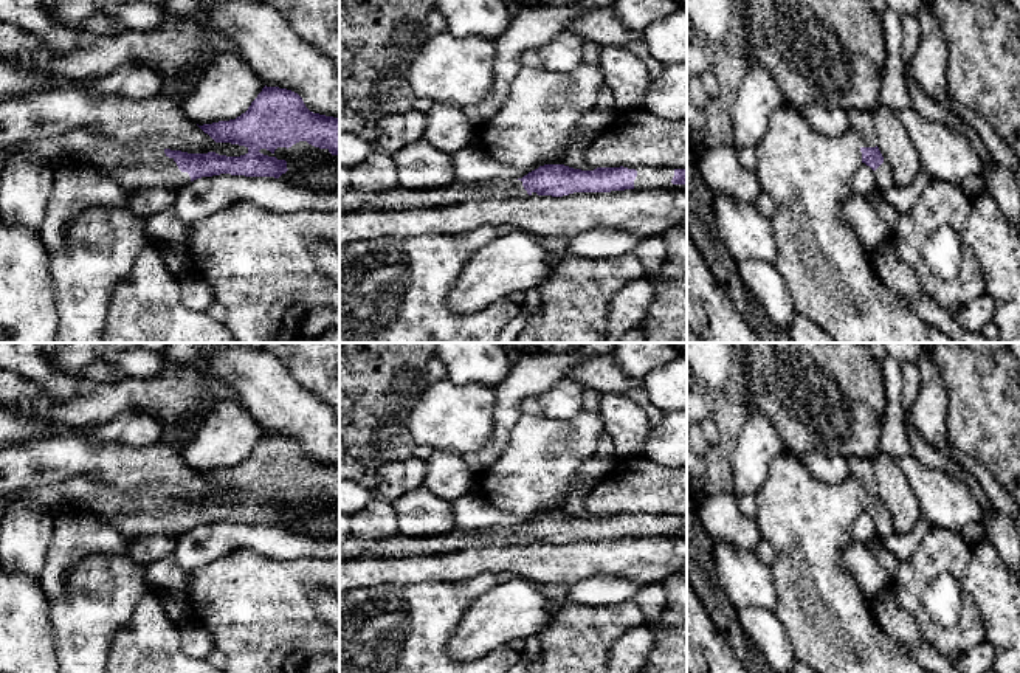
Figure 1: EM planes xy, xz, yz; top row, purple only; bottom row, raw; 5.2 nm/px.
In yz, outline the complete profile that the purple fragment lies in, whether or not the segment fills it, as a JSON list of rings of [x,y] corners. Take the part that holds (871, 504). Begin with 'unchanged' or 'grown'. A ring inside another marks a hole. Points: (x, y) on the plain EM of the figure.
grown | [[[851,456],[848,461],[849,475],[854,476],[862,485],[862,510],[873,516],[876,524],[876,535],[882,540],[894,532],[891,515],[882,504],[877,487],[873,457]]]

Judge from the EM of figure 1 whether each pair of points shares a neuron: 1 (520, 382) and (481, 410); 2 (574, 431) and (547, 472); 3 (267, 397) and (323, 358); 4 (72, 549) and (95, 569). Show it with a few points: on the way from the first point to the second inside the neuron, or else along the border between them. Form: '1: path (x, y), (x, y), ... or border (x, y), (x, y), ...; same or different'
1: border (496, 389), (493, 431), (490, 434); different
2: path (568, 441), (547, 462); same
3: border (276, 358), (303, 386), (323, 400); different
4: border (120, 554), (81, 560), (68, 571), (64, 590); different

